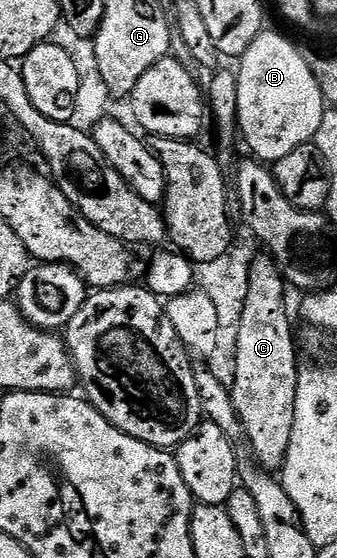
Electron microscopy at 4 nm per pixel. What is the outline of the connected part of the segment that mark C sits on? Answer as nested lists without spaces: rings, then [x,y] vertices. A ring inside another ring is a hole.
[[[258,254],[249,268],[249,289],[242,311],[241,326],[237,338],[237,366],[230,393],[236,415],[245,430],[245,438],[252,447],[255,460],[265,470],[284,467],[286,450],[290,446],[290,430],[294,430],[294,398],[301,369],[296,368],[298,340],[292,336],[292,324],[288,321],[288,304],[284,301],[286,285],[284,276],[267,254]]]

